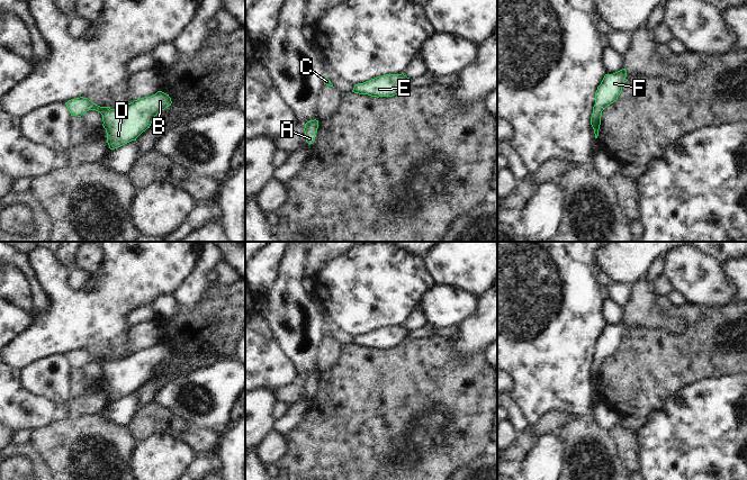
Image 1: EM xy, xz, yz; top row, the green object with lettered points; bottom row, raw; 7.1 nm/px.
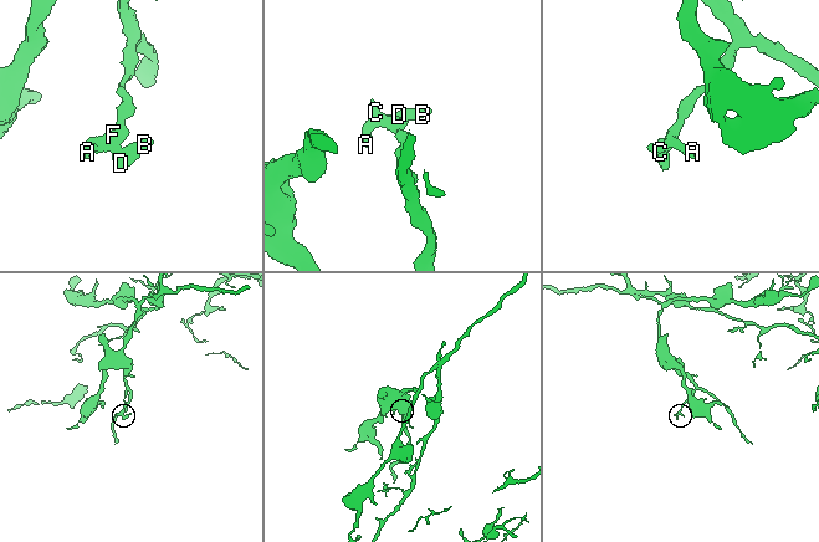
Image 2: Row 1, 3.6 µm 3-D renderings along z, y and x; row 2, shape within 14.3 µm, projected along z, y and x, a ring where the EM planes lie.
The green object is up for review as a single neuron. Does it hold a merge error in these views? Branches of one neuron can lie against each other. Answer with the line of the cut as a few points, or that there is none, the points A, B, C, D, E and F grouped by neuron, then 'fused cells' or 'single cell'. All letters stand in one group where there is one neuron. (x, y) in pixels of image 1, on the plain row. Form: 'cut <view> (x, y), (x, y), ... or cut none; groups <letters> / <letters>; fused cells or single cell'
cut none; groups A B C D E F; single cell

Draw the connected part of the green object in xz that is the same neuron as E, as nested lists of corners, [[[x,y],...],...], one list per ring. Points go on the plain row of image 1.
[[[386,326],[354,337],[352,344],[371,348],[393,348],[407,338],[410,329],[402,326]]]

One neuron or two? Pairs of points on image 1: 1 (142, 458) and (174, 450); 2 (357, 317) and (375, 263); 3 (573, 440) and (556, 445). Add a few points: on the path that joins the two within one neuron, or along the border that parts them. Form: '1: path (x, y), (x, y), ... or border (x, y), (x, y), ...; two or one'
1: path (150, 458), (167, 458); one
2: path (358, 304), (375, 283), (375, 277); one
3: border (557, 432), (564, 443), (564, 468); two

